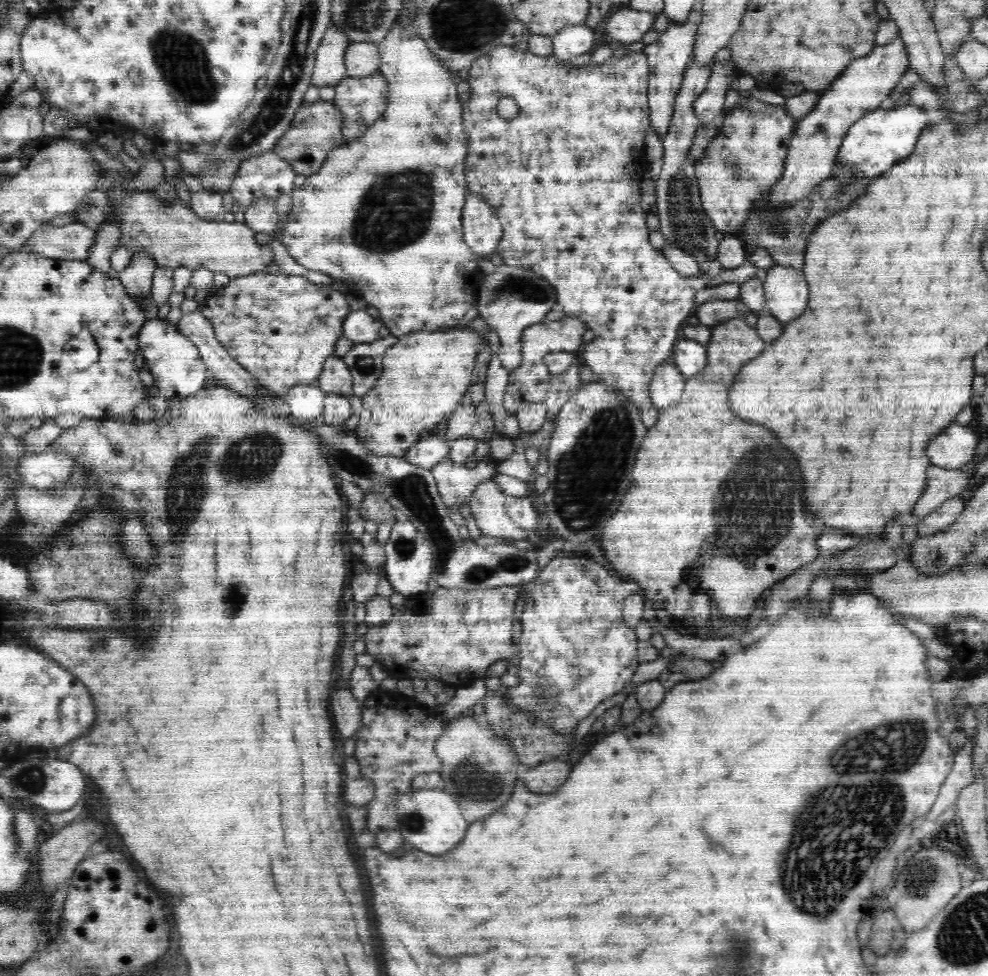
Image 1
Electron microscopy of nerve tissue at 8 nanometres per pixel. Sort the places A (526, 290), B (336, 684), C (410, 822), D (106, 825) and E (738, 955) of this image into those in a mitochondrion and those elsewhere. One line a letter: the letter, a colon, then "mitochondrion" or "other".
A: mitochondrion
B: other
C: mitochondrion
D: other
E: mitochondrion

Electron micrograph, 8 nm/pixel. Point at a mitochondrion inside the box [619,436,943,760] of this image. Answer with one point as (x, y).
(759, 506)

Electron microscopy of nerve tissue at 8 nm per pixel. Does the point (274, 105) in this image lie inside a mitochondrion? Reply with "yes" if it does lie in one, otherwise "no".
yes

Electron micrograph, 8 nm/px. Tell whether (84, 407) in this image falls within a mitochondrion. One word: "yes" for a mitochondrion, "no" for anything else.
no

